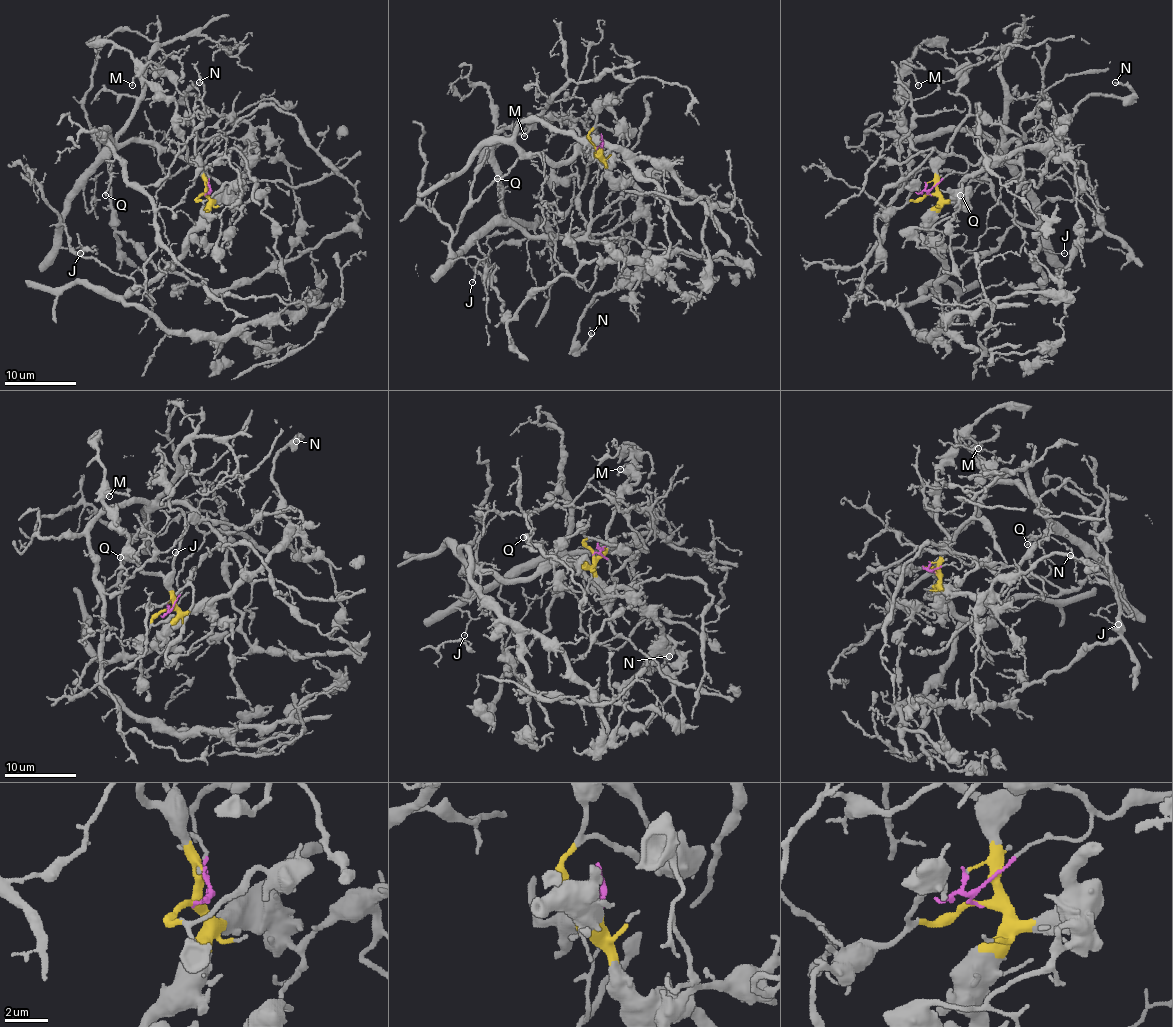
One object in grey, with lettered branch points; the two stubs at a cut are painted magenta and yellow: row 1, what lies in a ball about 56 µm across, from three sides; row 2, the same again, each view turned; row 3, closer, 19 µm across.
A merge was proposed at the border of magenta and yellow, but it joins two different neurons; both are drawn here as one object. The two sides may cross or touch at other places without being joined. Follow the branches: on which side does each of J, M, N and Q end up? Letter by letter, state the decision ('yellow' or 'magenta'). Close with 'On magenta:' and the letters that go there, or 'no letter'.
J: magenta
M: yellow
N: yellow
Q: magenta
On magenta: J, Q

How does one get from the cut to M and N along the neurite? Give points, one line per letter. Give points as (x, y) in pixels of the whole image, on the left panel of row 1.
M: (204, 195), (206, 177), (191, 163), (184, 146), (182, 132), (177, 127), (175, 103), (137, 72), (132, 85)
N: (204, 195), (220, 200), (256, 161), (256, 146), (247, 123), (211, 112), (195, 96), (182, 98), (198, 81)

